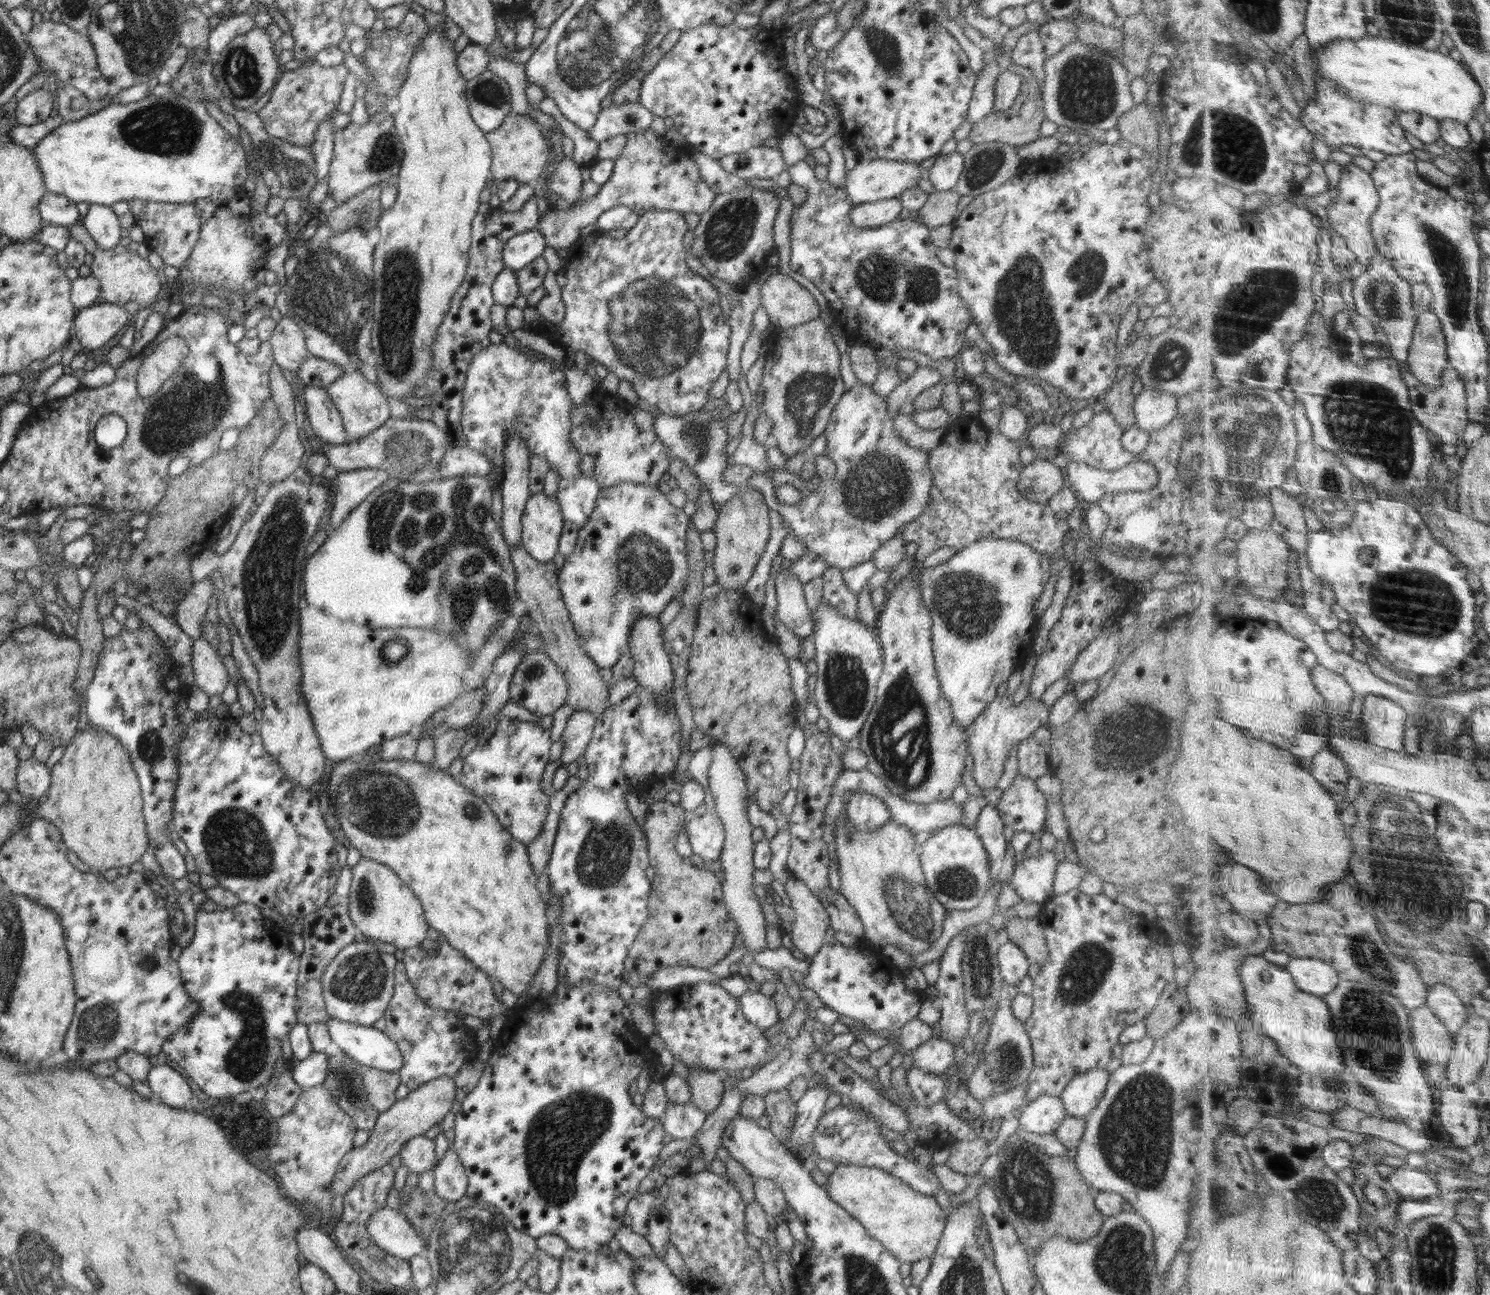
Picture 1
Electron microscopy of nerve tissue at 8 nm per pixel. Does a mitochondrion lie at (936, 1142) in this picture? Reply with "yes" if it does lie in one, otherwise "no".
no

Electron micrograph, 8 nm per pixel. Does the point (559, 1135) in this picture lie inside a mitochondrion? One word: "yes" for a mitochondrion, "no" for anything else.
yes

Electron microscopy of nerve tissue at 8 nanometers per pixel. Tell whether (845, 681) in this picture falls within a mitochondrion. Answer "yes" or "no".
yes

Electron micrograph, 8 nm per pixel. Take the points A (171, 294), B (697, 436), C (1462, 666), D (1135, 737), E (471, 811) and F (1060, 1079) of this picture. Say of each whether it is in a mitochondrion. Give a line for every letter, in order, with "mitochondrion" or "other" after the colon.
A: other
B: mitochondrion
C: other
D: mitochondrion
E: mitochondrion
F: other

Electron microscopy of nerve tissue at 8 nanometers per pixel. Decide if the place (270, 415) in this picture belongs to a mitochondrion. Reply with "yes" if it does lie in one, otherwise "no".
no

